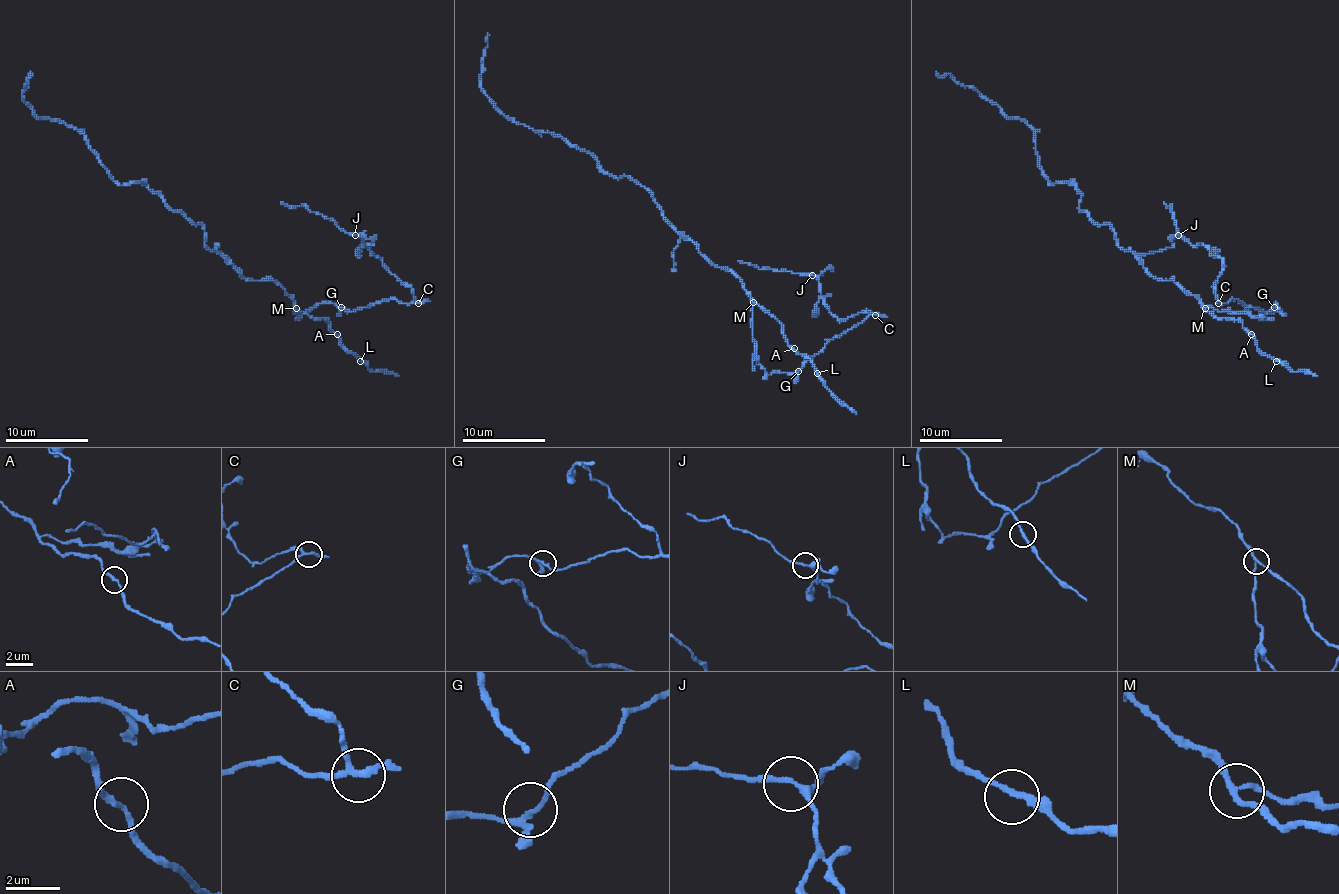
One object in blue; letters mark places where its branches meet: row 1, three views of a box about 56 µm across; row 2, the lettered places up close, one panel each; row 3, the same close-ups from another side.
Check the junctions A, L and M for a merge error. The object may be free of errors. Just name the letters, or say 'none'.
M

